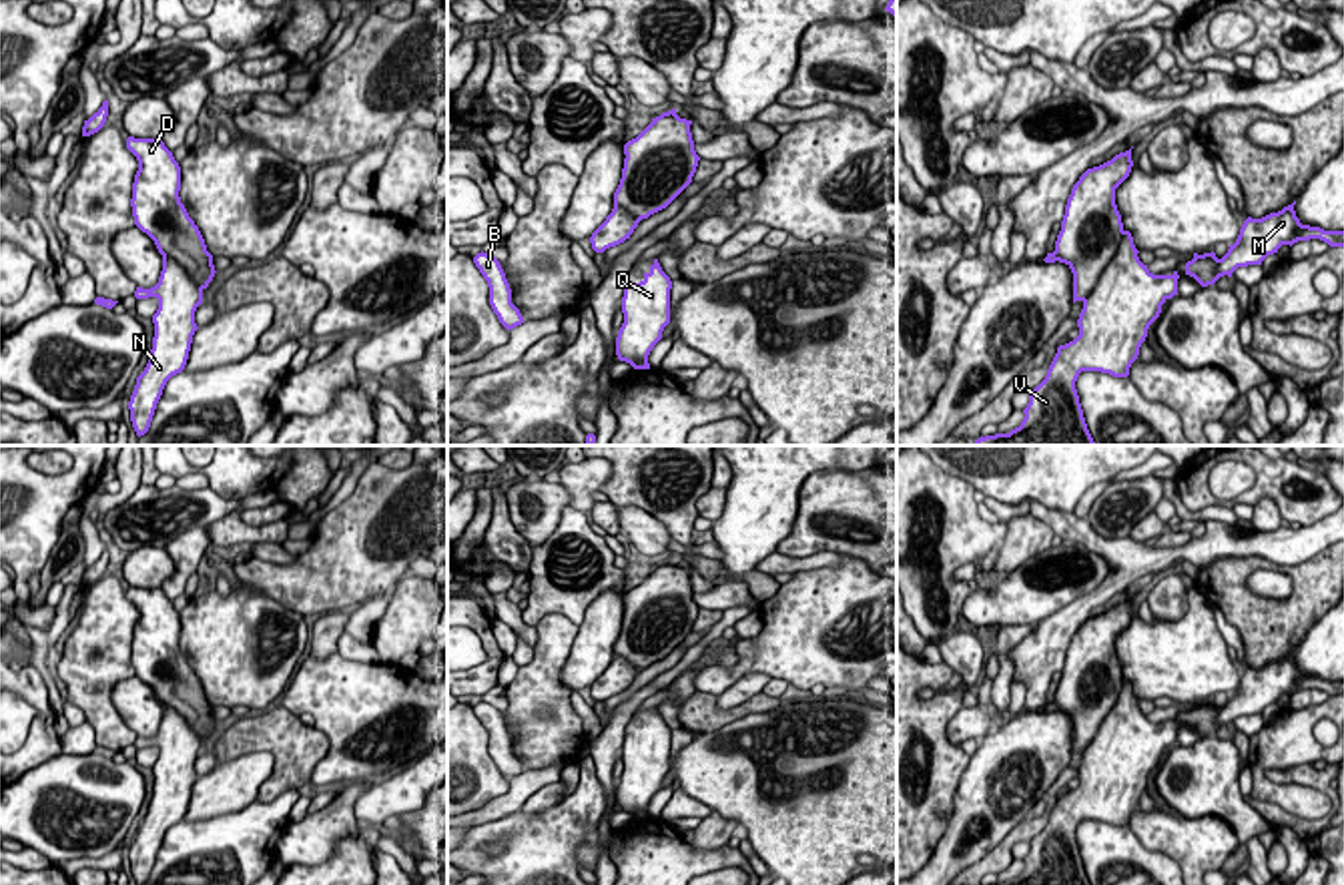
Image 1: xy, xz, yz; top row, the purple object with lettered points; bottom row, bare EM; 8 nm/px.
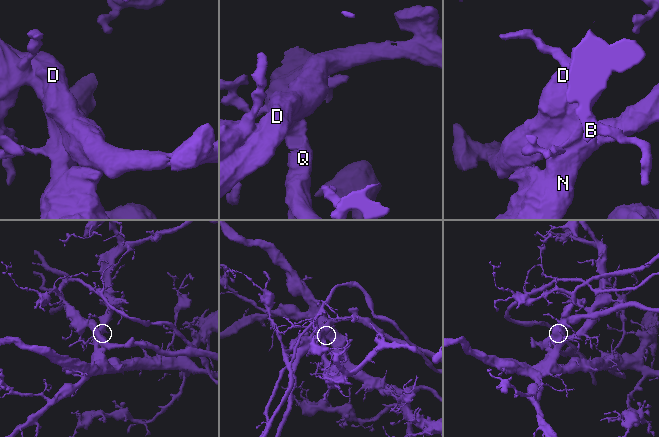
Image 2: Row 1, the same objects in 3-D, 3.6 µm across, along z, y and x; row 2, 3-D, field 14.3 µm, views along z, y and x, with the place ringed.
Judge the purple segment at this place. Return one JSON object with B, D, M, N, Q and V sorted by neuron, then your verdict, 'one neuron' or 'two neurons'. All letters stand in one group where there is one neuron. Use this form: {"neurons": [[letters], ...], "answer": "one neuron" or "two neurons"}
{"neurons": [["B", "M", "N", "Q", "V"], ["D"]], "answer": "two neurons"}

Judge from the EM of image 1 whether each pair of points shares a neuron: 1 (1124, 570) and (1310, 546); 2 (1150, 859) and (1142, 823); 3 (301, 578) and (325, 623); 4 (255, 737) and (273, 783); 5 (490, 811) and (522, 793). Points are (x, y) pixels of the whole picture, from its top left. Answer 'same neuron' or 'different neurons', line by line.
1: same neuron
2: different neurons
3: different neurons
4: same neuron
5: same neuron

